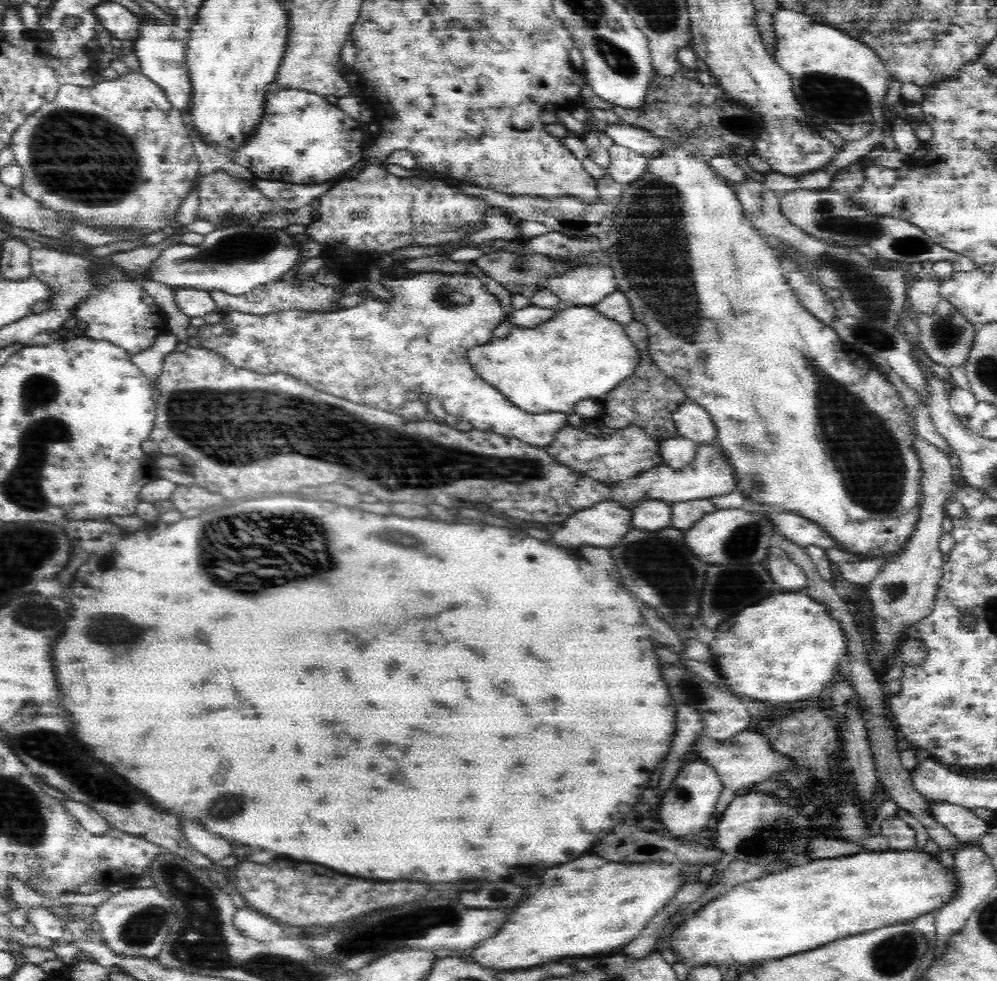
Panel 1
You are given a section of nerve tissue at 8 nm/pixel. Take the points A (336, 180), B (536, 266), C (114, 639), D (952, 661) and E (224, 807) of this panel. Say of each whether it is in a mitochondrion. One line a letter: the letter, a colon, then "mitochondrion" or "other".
A: other
B: mitochondrion
C: mitochondrion
D: other
E: mitochondrion

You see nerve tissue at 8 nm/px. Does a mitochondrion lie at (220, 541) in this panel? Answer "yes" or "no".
yes

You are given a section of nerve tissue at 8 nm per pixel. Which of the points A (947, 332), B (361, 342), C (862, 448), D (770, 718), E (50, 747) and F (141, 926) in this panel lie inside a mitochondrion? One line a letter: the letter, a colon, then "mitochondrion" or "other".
A: mitochondrion
B: mitochondrion
C: mitochondrion
D: other
E: mitochondrion
F: mitochondrion

